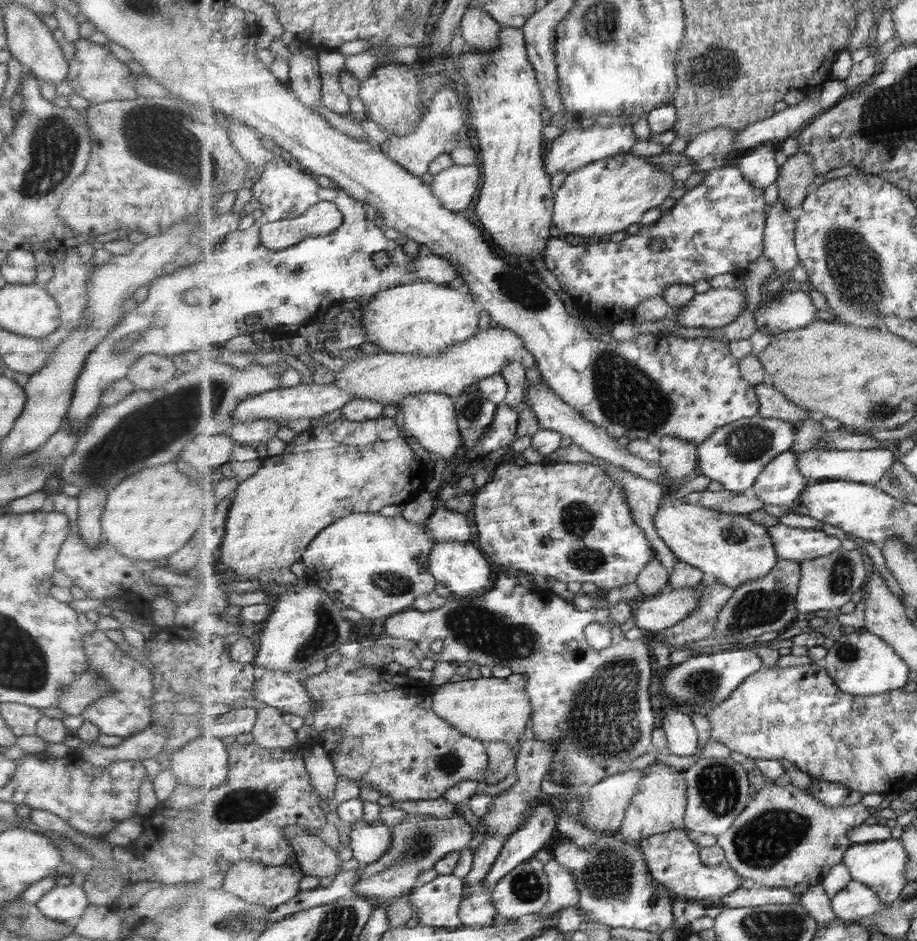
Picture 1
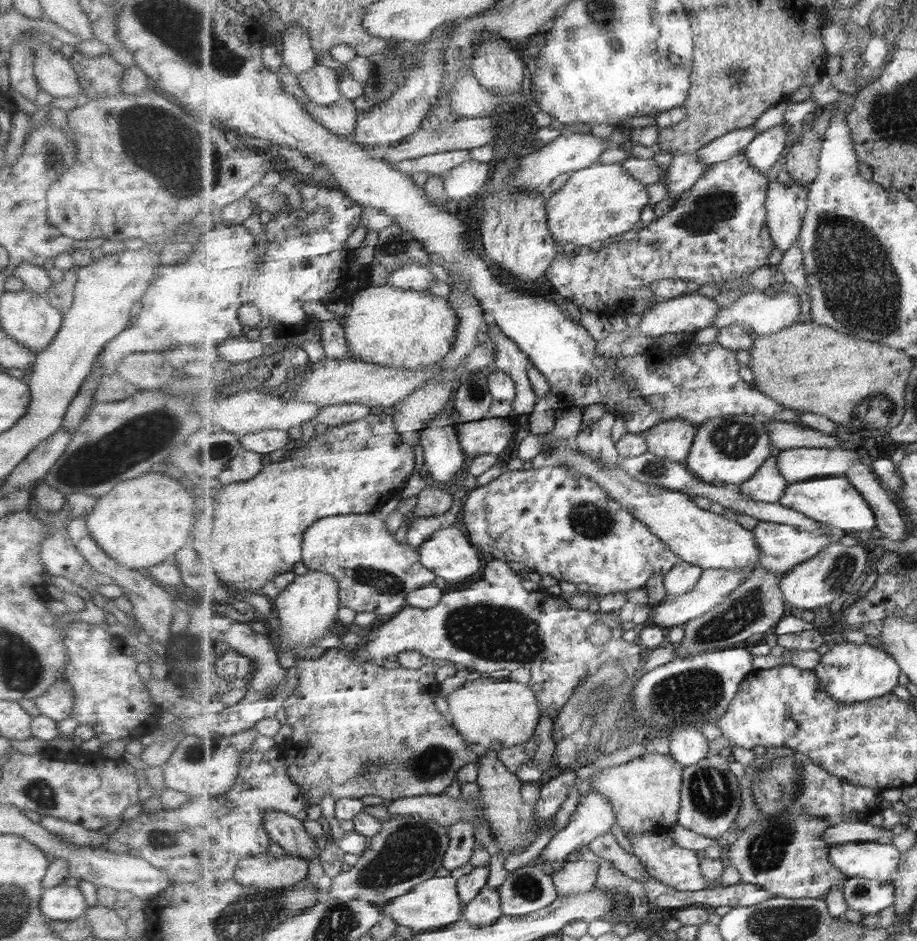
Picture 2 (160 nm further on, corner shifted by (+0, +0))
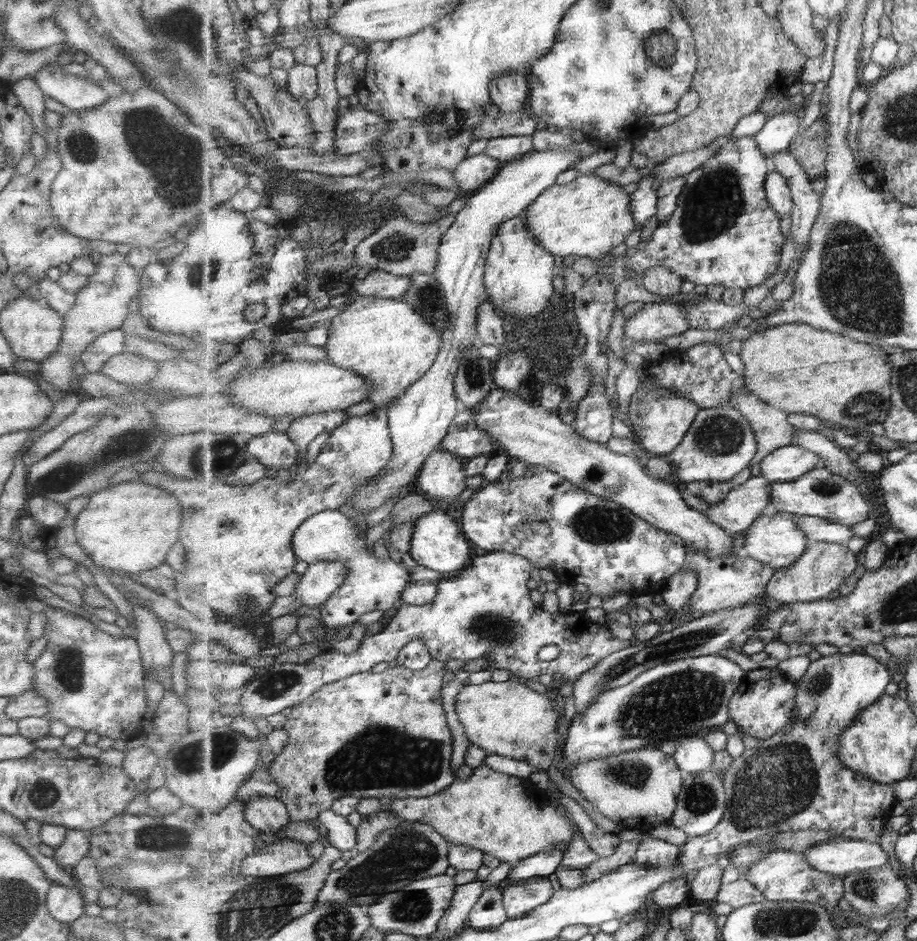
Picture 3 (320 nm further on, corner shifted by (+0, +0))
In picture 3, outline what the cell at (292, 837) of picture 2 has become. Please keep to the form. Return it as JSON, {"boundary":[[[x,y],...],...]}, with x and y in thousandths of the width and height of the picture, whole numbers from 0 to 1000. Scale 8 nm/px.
{"boundary":[[[286,846],[268,852],[268,870],[286,887],[299,887],[309,884],[311,878],[318,872],[313,855],[304,848]]]}

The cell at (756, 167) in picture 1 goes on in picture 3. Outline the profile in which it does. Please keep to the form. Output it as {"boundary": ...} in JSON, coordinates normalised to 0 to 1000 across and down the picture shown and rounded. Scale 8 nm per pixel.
{"boundary":[[[856,119],[841,123],[832,138],[822,145],[836,168],[859,159],[867,146],[874,141],[874,123],[874,119]]]}

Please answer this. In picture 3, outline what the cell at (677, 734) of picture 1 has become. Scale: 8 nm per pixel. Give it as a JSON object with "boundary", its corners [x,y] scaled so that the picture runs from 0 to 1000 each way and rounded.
{"boundary":[[[747,784],[738,791],[735,804],[740,816],[749,821],[773,818],[778,814],[780,798],[770,784]]]}

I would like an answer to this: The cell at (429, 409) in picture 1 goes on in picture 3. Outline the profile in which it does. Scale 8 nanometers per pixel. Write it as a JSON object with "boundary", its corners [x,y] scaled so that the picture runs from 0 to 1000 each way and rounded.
{"boundary":[[[481,474],[466,488],[453,514],[474,532],[483,536],[501,533],[501,527],[509,521],[507,495],[507,489]]]}

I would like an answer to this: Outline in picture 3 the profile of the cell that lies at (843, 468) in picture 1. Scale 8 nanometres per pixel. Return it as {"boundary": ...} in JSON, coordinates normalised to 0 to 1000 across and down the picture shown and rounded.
{"boundary":[[[863,473],[845,478],[830,491],[830,507],[839,513],[867,512],[878,504],[897,495],[897,491],[889,479]]]}

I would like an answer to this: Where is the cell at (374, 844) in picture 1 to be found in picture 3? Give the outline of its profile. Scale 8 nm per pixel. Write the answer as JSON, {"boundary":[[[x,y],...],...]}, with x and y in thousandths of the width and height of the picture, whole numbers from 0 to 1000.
{"boundary":[[[362,859],[353,861],[348,871],[357,884],[360,897],[370,903],[378,905],[390,898],[390,882],[373,865],[368,865]]]}

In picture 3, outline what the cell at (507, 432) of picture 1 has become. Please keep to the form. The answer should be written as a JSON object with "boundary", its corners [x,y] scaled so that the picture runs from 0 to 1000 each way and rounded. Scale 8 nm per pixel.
{"boundary":[[[511,446],[507,452],[493,452],[491,459],[482,468],[483,477],[510,490],[516,487],[539,484],[545,479],[544,472],[532,459]]]}

